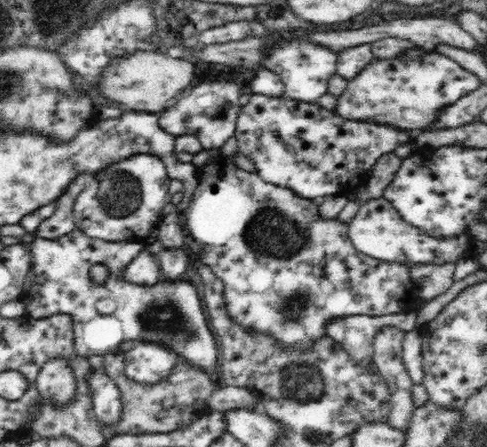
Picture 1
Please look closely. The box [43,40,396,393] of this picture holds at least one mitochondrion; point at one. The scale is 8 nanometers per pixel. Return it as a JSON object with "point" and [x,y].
{"point":[274,232]}

